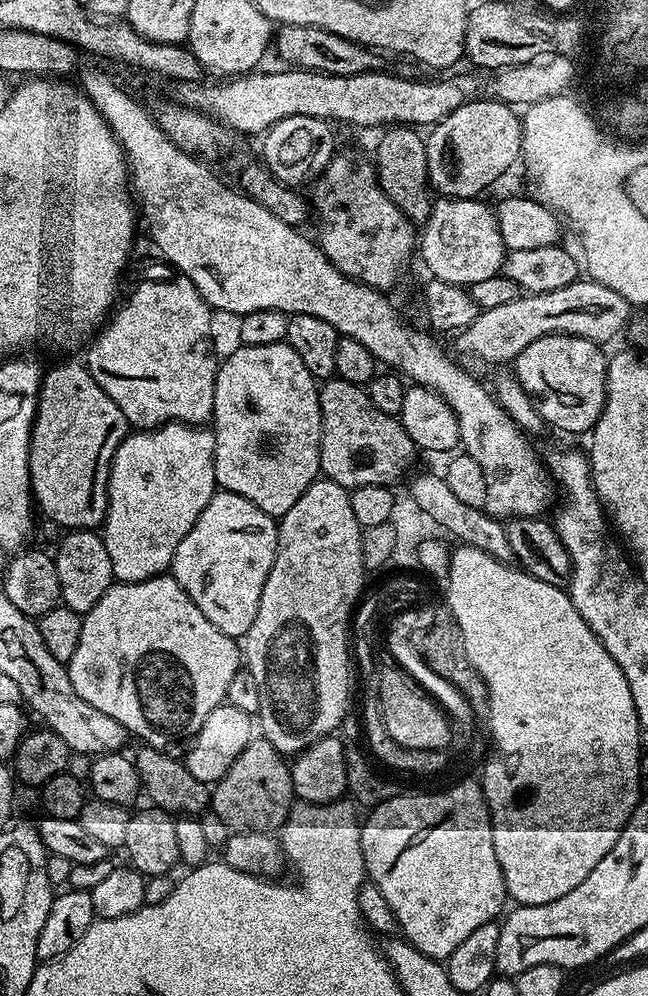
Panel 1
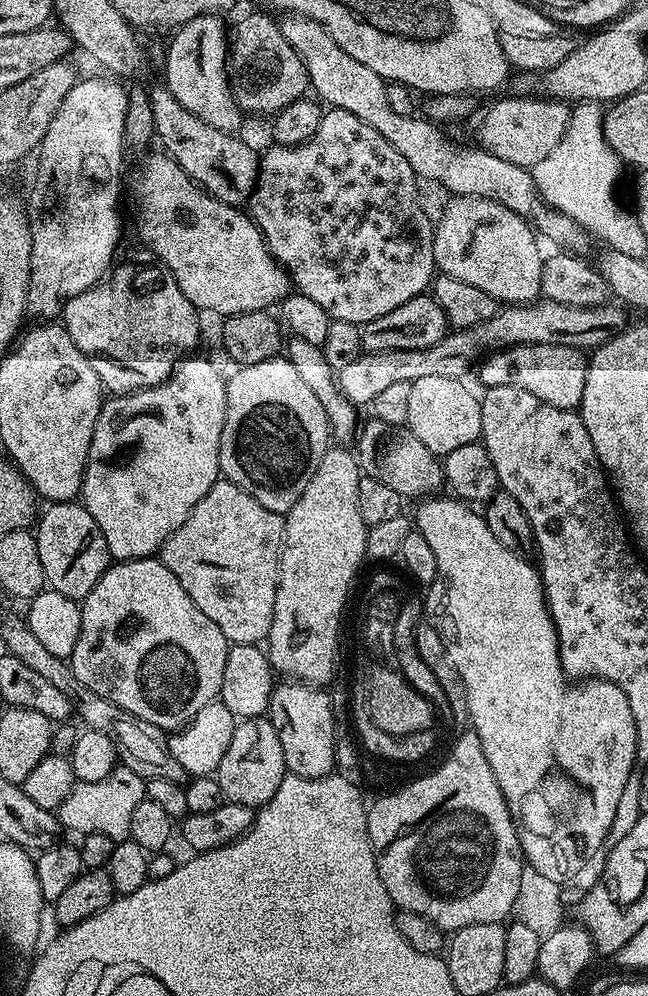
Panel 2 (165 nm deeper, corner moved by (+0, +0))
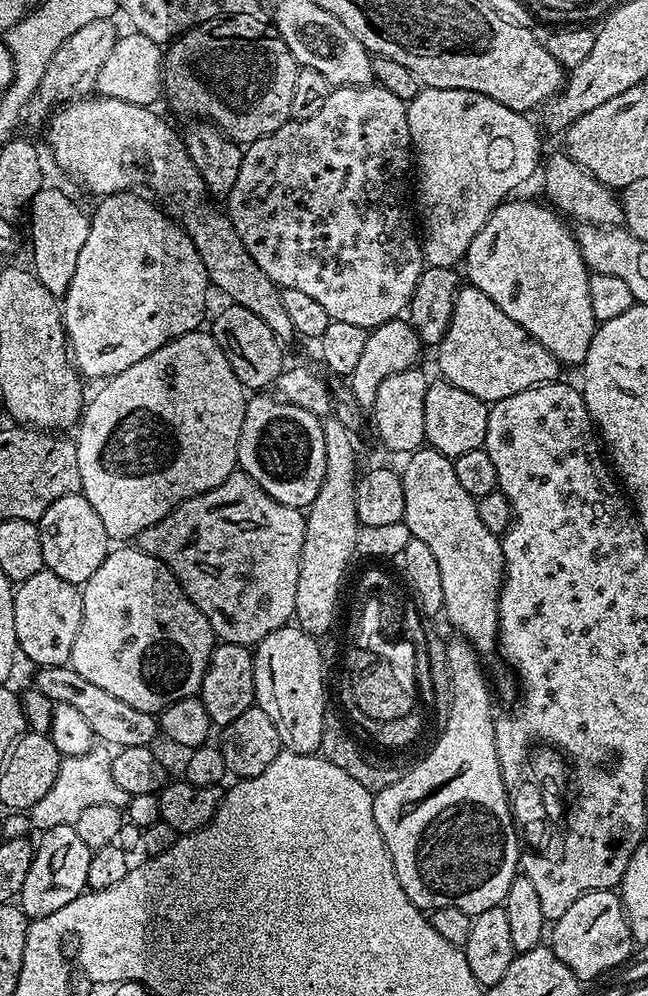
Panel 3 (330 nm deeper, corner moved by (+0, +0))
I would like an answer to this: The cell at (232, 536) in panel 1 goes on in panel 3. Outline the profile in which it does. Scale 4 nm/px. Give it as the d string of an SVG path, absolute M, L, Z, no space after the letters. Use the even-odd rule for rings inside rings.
M237 470L231 472L221 484L214 486L209 492L203 492L189 500L183 500L175 510L166 514L166 518L162 518L160 522L154 522L152 526L146 526L146 530L140 532L138 546L146 554L158 558L174 573L182 590L190 598L190 602L194 602L194 606L198 606L198 610L202 610L202 614L210 622L213 633L223 643L255 646L260 643L262 638L266 638L266 634L285 627L295 617L296 599L298 598L298 572L302 558L302 542L304 541L304 518L305 513L301 509L282 506L282 502L270 498L270 494L266 494L266 490L262 490L262 486L258 486L258 482L254 482L254 478Z

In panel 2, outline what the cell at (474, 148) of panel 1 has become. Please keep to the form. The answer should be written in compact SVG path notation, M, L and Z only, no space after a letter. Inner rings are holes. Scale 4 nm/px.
M508 96L505 100L490 105L488 117L480 124L479 147L498 158L504 158L506 162L514 162L514 166L522 166L529 170L538 162L542 162L542 158L546 158L546 154L550 154L550 150L554 150L554 146L558 146L558 142L562 140L562 134L566 132L568 125L570 108L563 100L540 96Z

